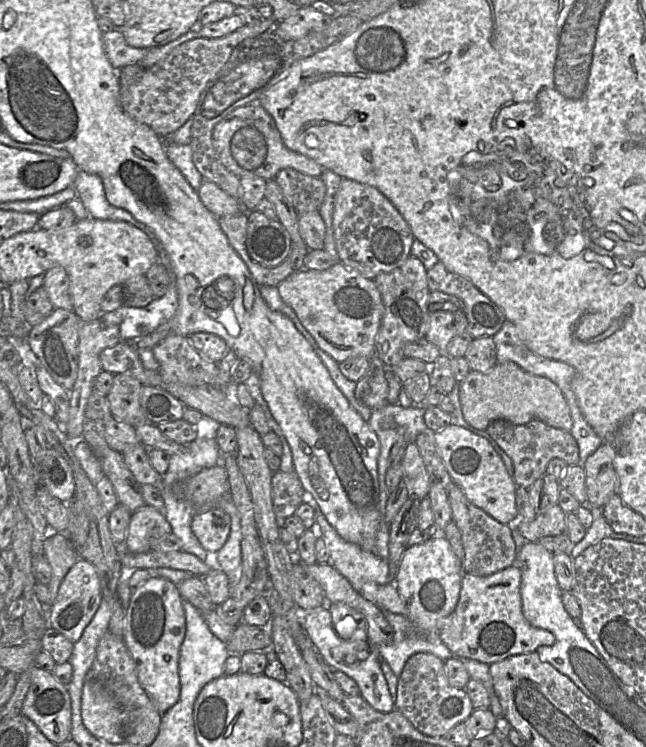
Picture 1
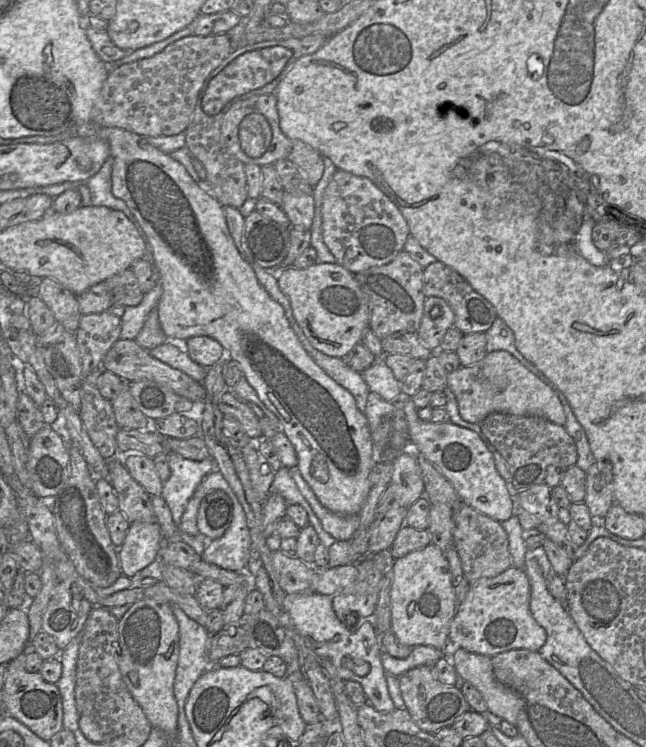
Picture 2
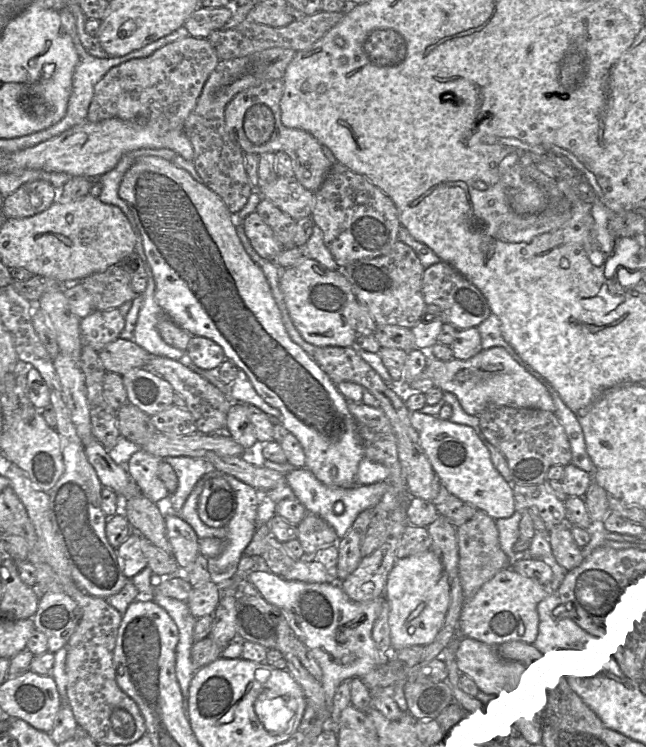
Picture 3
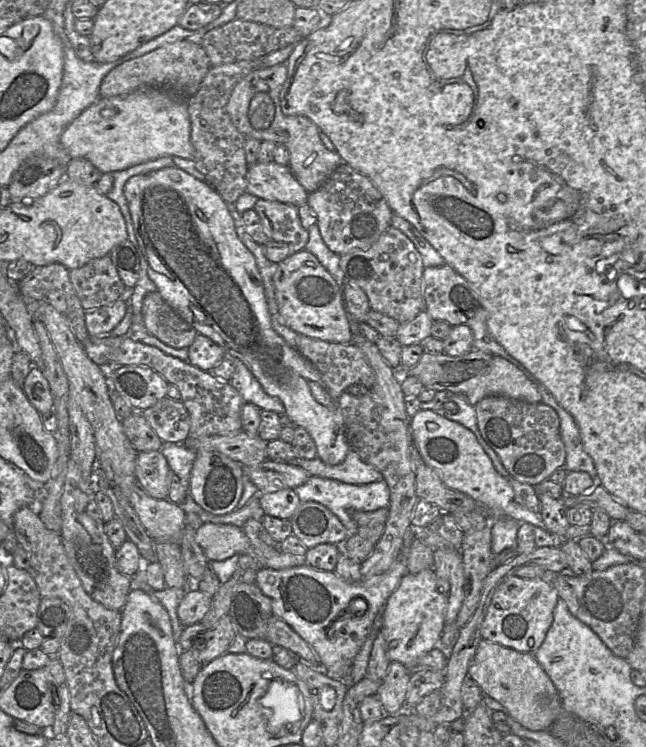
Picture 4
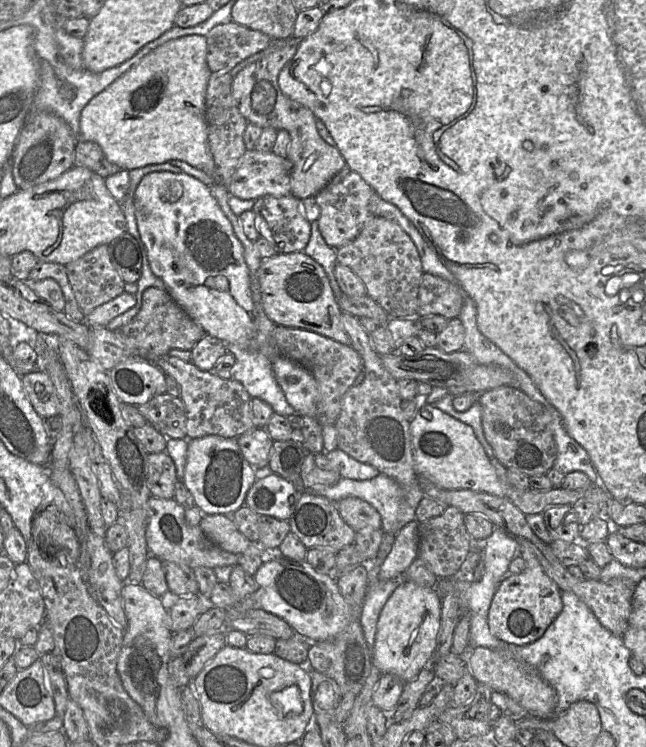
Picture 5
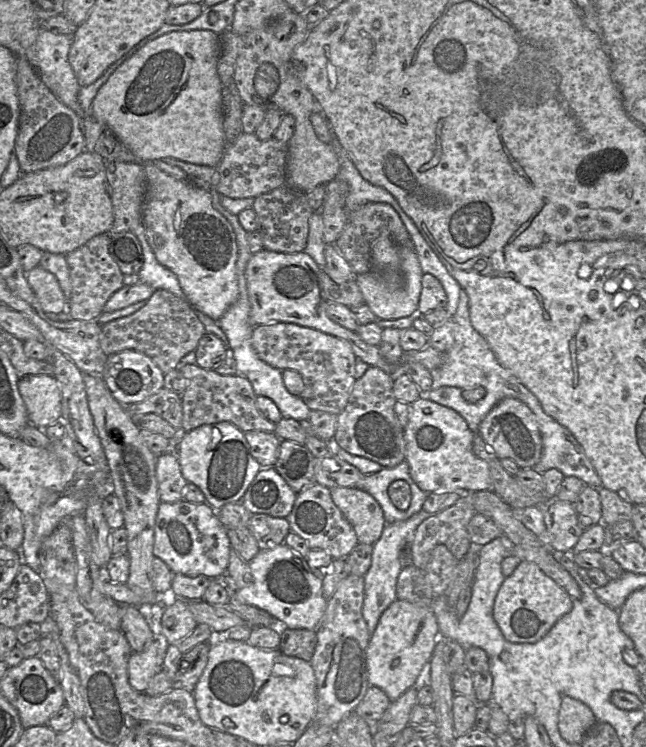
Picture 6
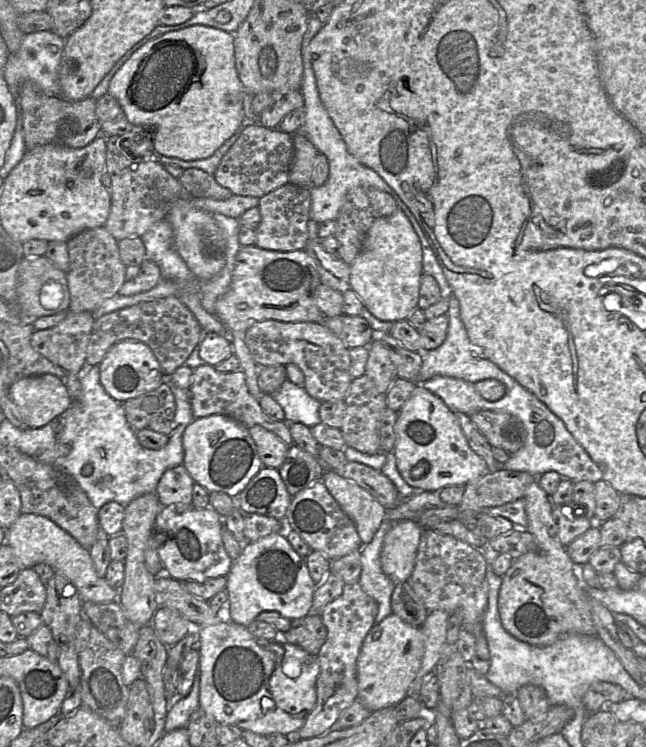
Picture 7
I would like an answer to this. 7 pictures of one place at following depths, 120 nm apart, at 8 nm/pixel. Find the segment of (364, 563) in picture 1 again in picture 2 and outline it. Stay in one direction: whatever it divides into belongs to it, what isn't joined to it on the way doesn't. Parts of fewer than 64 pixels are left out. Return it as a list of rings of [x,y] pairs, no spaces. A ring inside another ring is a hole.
[[[297,467],[289,468],[290,475],[295,481],[301,494],[310,504],[315,515],[319,518],[323,529],[333,538],[338,540],[349,540],[353,537],[359,527],[359,514],[338,514],[324,507],[315,493],[303,479]]]

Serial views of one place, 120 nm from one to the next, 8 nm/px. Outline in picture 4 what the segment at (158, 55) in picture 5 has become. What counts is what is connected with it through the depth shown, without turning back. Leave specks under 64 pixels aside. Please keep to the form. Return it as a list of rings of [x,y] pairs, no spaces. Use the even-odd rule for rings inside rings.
[[[158,88],[98,98],[66,127],[60,143],[72,159],[87,159],[102,173],[114,173],[162,156],[193,160],[187,99]]]

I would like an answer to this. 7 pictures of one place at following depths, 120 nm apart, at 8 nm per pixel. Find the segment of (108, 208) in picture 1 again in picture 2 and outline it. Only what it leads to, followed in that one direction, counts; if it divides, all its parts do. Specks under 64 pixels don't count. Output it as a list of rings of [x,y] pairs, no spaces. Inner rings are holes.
[[[110,156],[106,159],[101,169],[86,181],[86,185],[90,191],[92,206],[104,206],[113,210],[121,211],[141,232],[141,228],[136,218],[129,210],[125,202],[116,198],[112,194],[112,167],[113,160]]]

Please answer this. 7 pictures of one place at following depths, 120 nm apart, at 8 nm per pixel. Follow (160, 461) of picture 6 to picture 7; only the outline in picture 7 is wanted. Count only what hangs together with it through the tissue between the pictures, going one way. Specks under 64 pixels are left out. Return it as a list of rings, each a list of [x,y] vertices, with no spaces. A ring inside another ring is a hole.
[[[183,465],[165,471],[157,485],[157,497],[162,507],[175,506],[176,512],[191,507],[194,483]]]

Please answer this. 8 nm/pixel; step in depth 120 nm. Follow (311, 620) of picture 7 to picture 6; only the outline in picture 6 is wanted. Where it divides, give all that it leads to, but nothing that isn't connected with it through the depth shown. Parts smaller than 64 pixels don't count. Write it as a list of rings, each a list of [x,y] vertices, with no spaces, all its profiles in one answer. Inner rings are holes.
[[[283,627],[280,630],[278,650],[286,656],[309,662],[317,644],[316,631],[309,629],[289,629],[287,627]]]

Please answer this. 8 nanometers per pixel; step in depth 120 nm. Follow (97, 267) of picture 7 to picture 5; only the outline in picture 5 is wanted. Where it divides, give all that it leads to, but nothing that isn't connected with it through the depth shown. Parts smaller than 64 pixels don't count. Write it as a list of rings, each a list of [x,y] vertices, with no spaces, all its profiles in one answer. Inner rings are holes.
[[[106,244],[95,247],[78,260],[67,264],[66,270],[85,317],[124,292],[126,283],[111,263]]]

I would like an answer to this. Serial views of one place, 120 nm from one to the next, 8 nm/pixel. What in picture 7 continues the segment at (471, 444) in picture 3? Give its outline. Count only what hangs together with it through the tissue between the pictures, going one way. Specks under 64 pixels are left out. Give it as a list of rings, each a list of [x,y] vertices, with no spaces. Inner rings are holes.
[[[416,385],[409,400],[398,412],[395,432],[397,468],[412,487],[440,492],[443,487],[467,485],[489,473],[485,460],[471,449],[456,413],[422,385]],[[418,465],[426,465],[427,471],[420,478],[414,478],[412,469]]]

